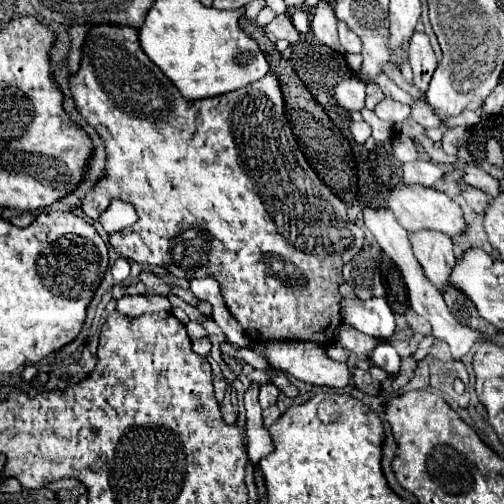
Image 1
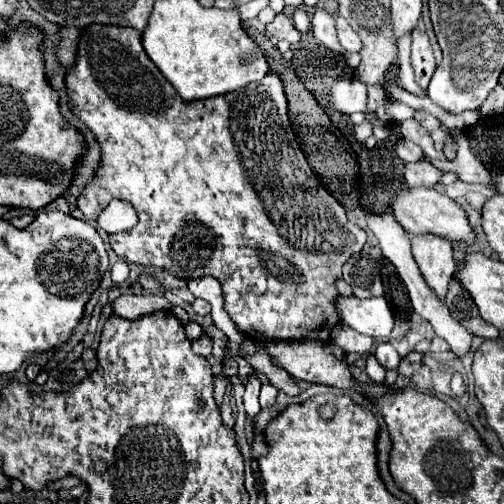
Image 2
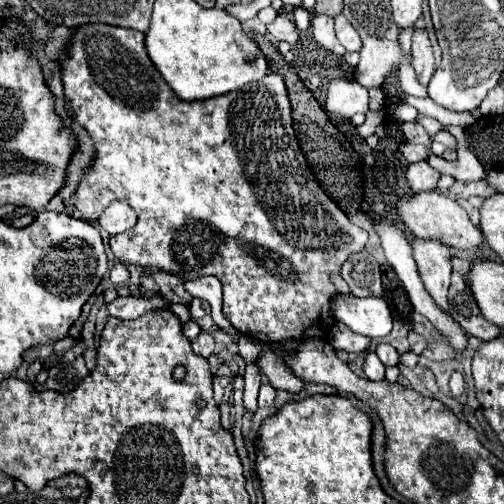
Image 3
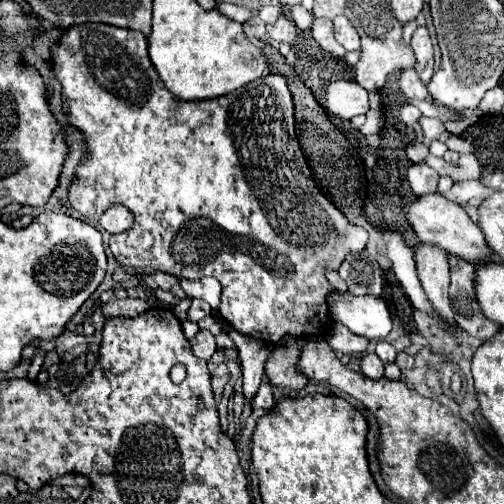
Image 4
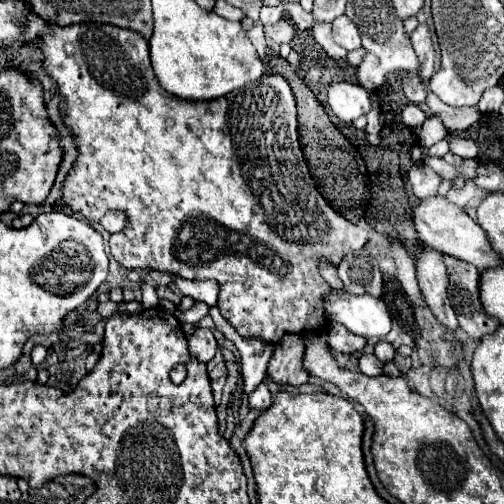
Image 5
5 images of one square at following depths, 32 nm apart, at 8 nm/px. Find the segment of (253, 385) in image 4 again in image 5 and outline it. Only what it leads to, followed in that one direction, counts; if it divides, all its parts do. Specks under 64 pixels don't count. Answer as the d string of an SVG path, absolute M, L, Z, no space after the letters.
M214 306L210 308L210 316L216 324L216 328L234 342L234 346L240 352L240 360L242 360L242 378L244 378L244 392L250 394L258 388L258 384L266 378L266 366L268 360L274 352L274 344L268 344L264 340L256 340L256 338L242 338L238 336L238 332L228 324L228 320L224 316L220 316L220 310Z

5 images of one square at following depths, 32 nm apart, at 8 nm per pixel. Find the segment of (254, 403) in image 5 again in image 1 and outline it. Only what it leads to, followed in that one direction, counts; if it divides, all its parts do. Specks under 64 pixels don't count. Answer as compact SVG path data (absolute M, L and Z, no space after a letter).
M272 382L260 386L260 406L262 406L262 408L268 408L268 406L276 404L278 394L280 394L280 390L278 390Z

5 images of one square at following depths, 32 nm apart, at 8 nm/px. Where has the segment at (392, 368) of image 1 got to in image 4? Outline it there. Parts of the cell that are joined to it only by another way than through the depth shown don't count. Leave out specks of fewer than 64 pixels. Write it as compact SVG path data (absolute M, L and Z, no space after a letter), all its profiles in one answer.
M378 342L376 354L378 354L378 358L380 358L384 364L392 364L392 362L396 360L396 350L394 350L394 346L388 344L388 342Z

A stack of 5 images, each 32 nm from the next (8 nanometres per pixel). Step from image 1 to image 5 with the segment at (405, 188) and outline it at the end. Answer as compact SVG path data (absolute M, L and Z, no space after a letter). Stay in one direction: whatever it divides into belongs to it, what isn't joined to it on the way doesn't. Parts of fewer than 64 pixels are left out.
M430 196L430 198L422 200L418 206L414 206L412 208L412 222L418 232L418 238L430 248L436 248L448 256L458 258L458 260L470 262L480 270L490 268L490 266L494 268L494 266L502 264L500 256L494 252L494 248L490 248L486 232L462 208L458 208L456 204L448 202L442 196Z

